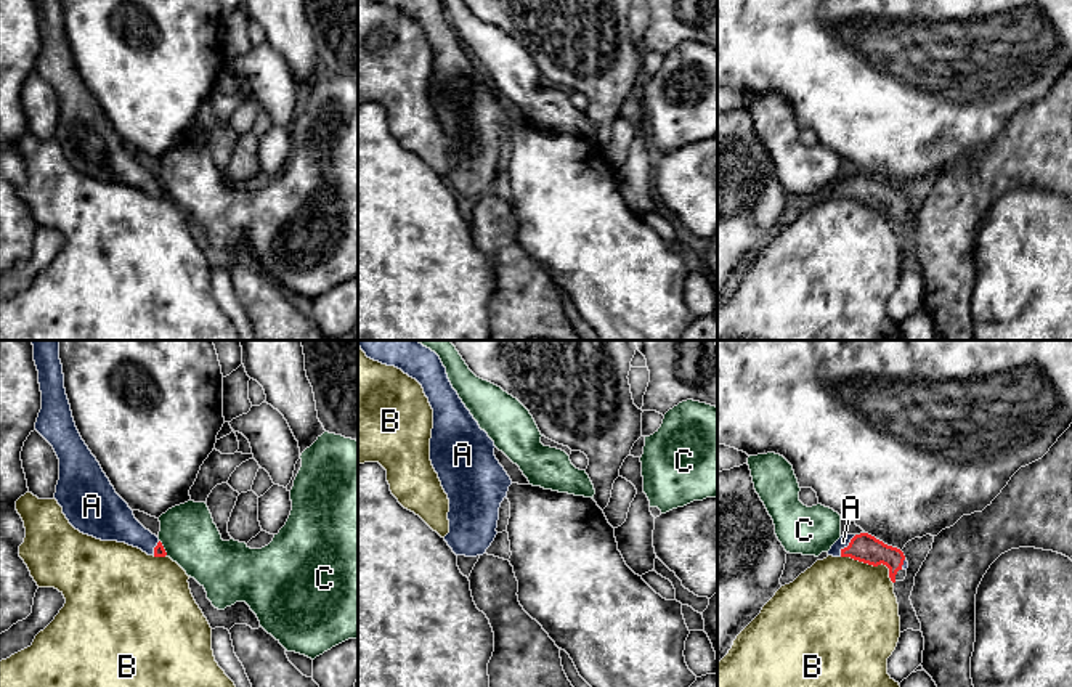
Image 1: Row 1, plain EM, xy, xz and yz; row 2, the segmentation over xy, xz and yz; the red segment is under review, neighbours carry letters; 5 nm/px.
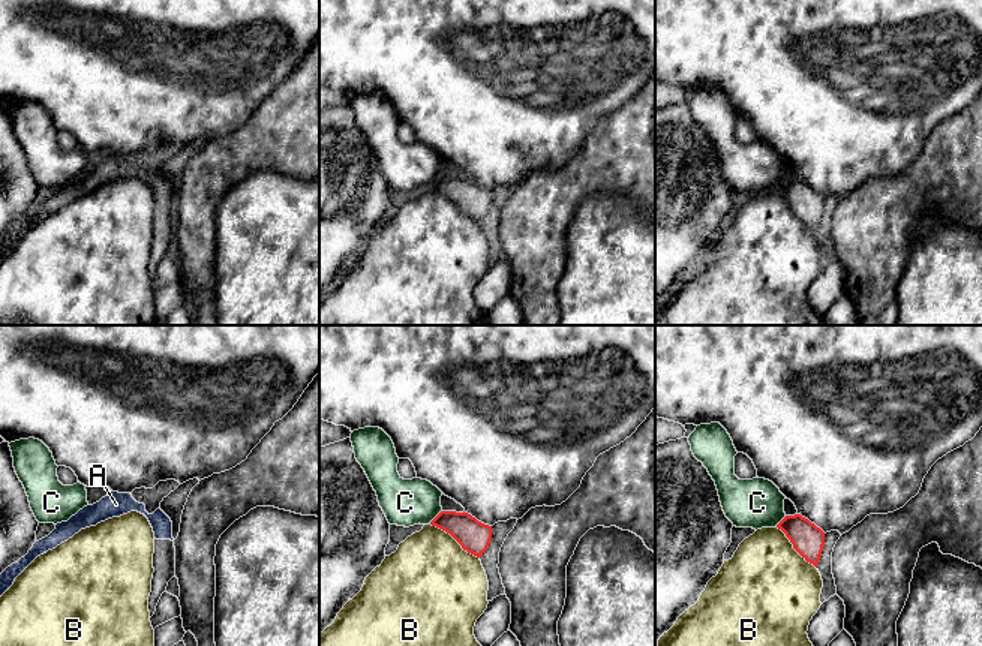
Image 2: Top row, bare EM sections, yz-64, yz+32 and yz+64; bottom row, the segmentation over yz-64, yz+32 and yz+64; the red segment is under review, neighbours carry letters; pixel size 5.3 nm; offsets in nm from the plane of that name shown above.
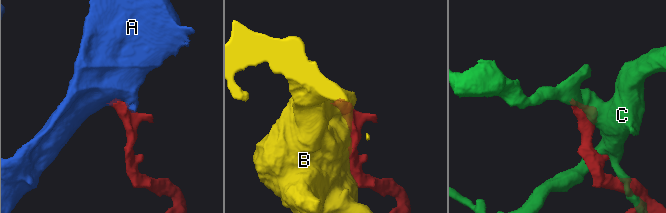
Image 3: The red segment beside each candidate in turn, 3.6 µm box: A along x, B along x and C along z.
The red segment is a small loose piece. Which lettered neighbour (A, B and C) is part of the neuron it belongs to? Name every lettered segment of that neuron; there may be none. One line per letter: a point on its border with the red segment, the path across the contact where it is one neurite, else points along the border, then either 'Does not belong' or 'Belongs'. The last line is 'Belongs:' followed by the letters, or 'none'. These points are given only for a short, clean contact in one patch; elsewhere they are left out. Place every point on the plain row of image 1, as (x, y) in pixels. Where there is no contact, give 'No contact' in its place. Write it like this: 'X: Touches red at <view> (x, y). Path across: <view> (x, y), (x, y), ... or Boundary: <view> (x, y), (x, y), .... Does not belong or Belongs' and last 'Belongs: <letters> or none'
A: Touches red at yz (848, 186). Path across: yz (864, 188), (848, 186), (843, 182). Belongs
B: Touches red at yz (872, 204). Does not belong
C: Touches red at xy (162, 188). Does not belong
Belongs: A

